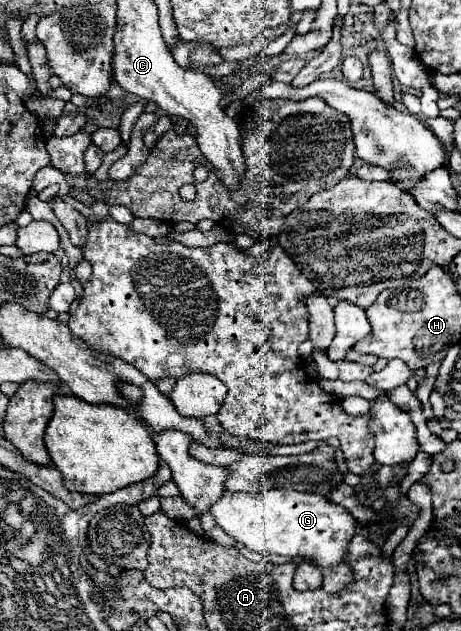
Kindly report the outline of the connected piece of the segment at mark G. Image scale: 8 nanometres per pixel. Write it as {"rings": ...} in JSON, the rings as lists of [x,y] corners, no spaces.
{"rings":[[[269,489],[259,493],[231,493],[225,491],[219,501],[209,509],[217,525],[247,549],[277,553],[277,555],[303,555],[315,559],[319,565],[329,567],[345,559],[347,545],[355,533],[355,517],[333,503],[331,499],[315,493],[301,493],[293,489]]]}

